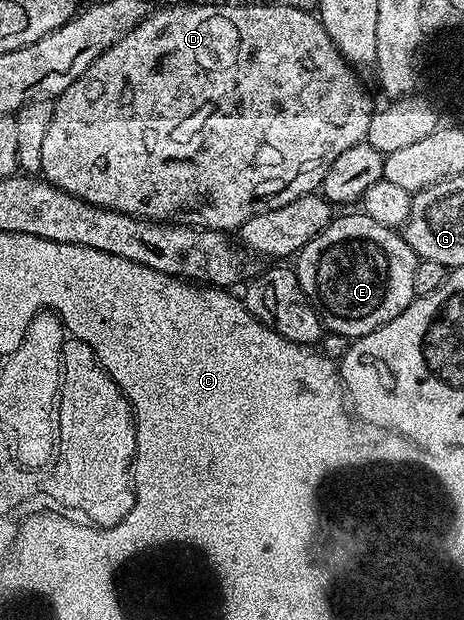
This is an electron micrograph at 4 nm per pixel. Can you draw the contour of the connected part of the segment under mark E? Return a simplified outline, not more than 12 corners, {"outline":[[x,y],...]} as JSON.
{"outline":[[364,212],[302,245],[330,334],[366,337],[415,300],[417,254]]}

